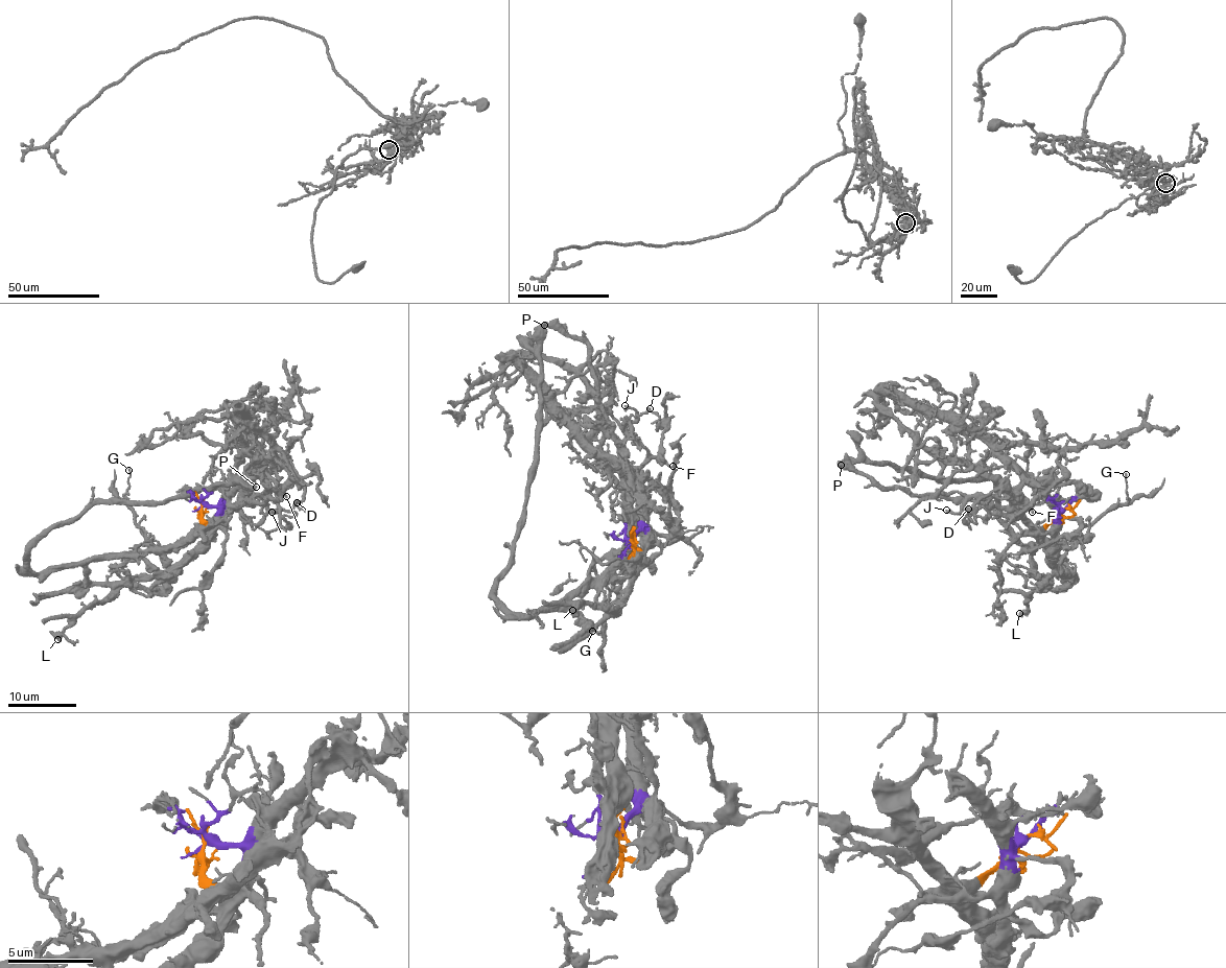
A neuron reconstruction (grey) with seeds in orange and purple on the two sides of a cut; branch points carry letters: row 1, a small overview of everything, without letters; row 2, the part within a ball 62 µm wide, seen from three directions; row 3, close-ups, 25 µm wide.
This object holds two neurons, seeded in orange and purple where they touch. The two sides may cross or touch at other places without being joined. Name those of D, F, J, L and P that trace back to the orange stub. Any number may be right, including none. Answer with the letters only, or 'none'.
P

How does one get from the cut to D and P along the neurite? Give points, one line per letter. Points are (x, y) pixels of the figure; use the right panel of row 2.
D: (1062, 511), (1054, 512), (1045, 498), (1022, 484), (1007, 498), (974, 496), (964, 506), (966, 514), (968, 509)
P: (1062, 511), (1042, 529), (1050, 544), (1021, 545), (1001, 520), (992, 479), (940, 482), (882, 463), (841, 465)

